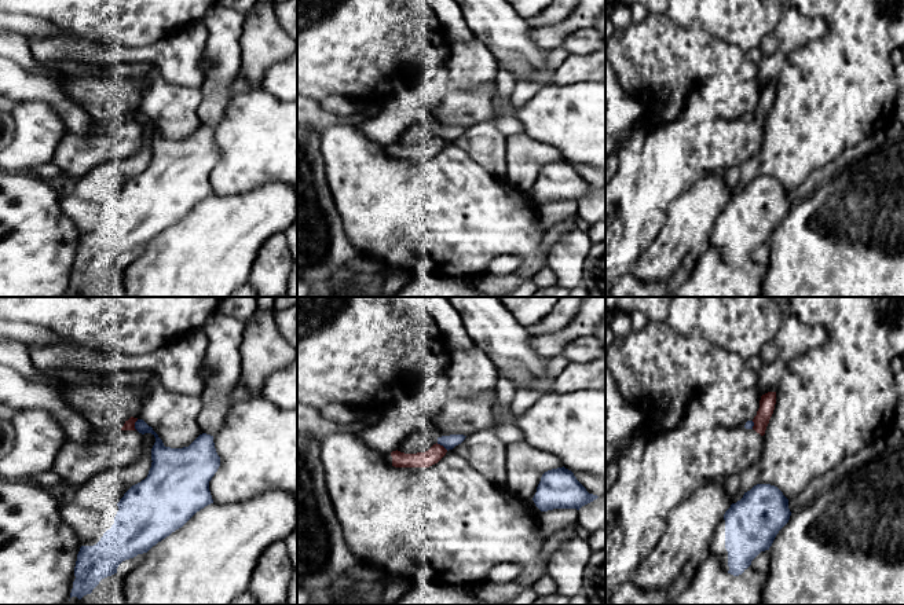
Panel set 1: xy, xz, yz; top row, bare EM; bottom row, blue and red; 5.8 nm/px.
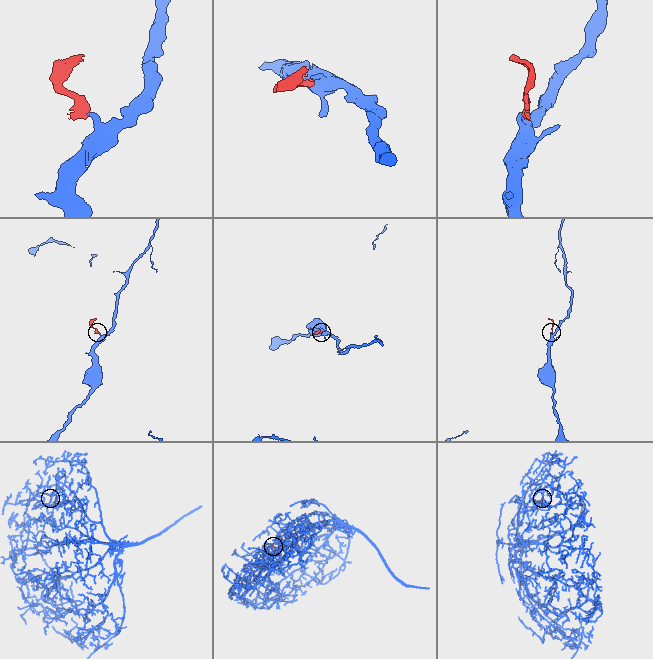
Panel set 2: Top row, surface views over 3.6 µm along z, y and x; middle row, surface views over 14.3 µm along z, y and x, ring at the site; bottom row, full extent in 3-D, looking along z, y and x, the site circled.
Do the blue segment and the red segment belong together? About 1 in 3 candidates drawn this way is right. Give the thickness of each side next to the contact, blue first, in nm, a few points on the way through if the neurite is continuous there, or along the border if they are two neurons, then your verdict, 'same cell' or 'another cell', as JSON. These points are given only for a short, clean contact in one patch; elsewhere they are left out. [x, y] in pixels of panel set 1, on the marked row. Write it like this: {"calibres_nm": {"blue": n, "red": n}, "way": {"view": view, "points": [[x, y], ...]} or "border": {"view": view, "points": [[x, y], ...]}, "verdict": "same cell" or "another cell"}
{"calibres_nm": {"blue": 130, "red": 60}, "verdict": "another cell"}

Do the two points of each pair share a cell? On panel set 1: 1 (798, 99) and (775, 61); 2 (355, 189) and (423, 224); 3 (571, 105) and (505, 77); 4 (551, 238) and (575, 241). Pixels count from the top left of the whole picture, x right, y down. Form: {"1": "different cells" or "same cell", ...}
{"1": "different cells", "2": "same cell", "3": "different cells", "4": "different cells"}

